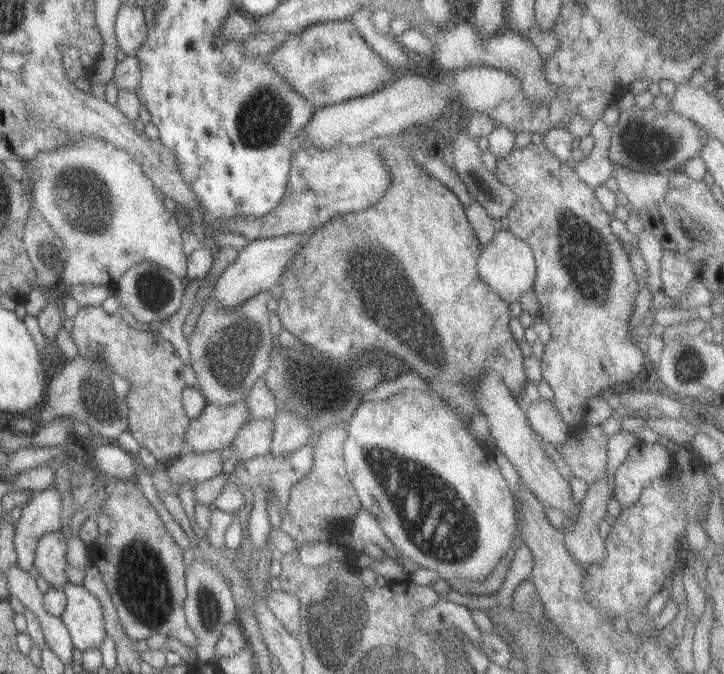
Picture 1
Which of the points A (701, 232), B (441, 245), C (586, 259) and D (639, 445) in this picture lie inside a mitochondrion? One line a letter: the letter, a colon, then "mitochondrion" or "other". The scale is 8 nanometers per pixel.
A: mitochondrion
B: other
C: mitochondrion
D: other

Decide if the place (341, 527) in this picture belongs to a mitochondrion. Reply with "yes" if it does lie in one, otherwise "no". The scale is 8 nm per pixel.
no

